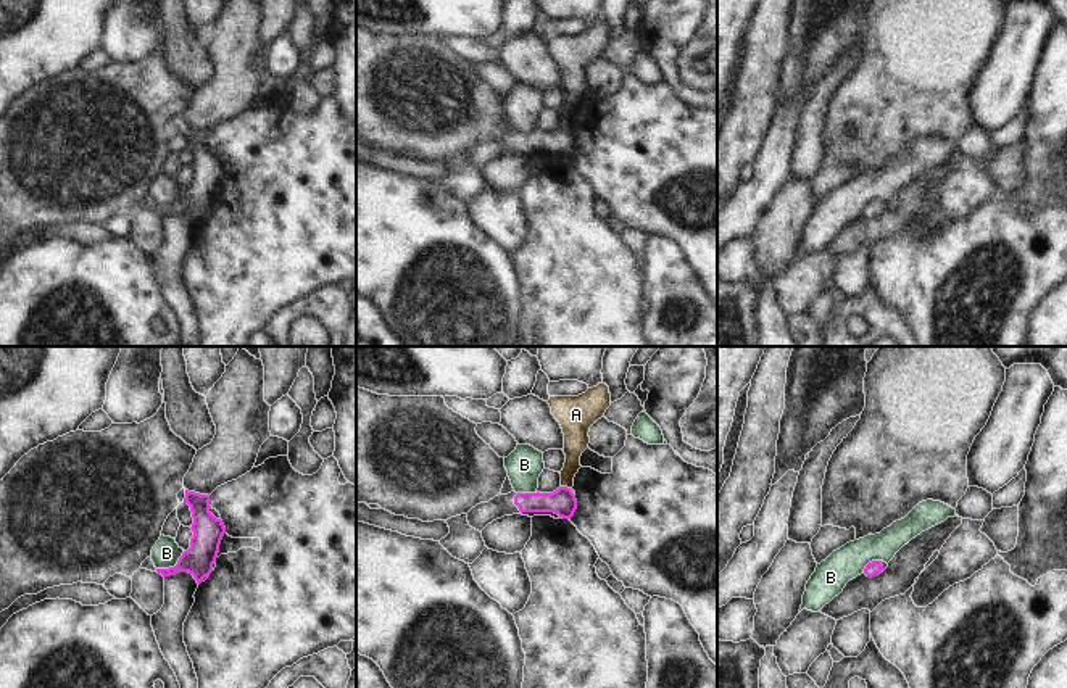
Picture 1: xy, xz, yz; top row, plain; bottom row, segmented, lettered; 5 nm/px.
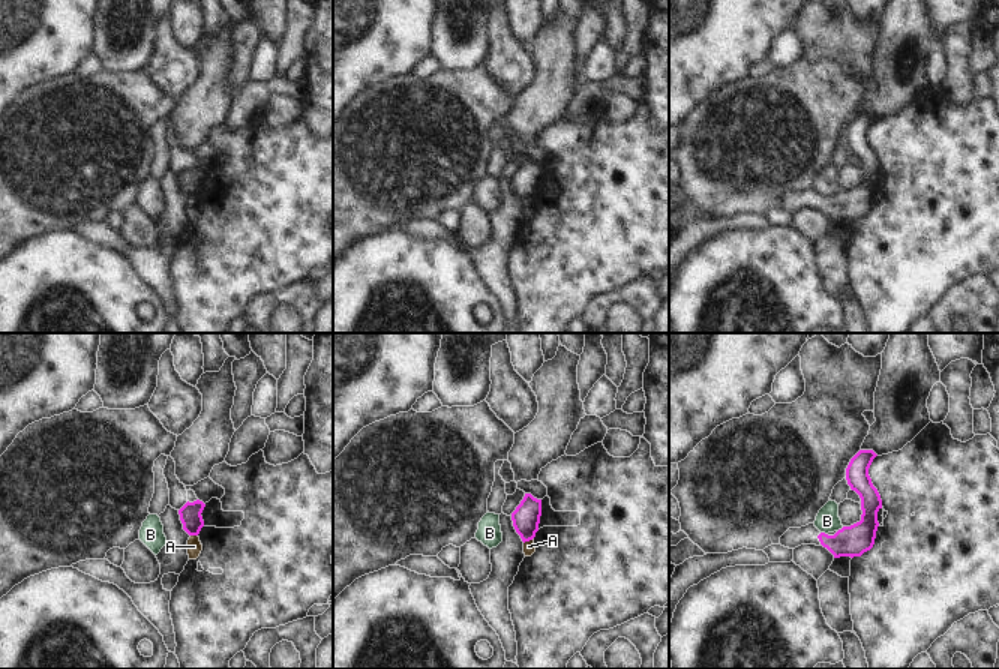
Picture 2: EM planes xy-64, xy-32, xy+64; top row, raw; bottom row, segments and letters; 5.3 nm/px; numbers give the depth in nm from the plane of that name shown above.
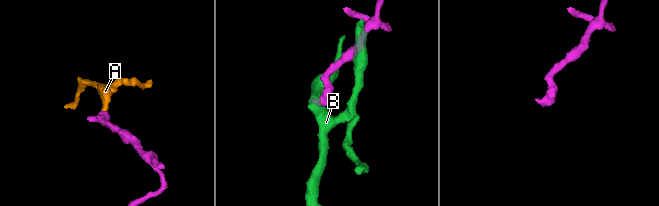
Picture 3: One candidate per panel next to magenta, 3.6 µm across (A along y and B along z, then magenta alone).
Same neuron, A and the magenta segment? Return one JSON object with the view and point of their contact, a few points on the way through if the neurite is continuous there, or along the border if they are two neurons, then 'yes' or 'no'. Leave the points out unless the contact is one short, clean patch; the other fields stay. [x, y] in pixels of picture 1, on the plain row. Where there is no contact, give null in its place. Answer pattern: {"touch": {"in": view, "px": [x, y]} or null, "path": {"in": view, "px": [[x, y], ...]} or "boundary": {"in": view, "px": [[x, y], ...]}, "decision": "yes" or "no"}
{"touch": {"in": "xz", "px": [566, 126]}, "boundary": {"in": "xz", "px": [[561, 124], [569, 128]]}, "decision": "no"}

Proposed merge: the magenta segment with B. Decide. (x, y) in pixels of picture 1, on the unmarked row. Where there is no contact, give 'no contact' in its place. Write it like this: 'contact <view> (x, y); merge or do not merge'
contact xy (171, 207); do not merge

